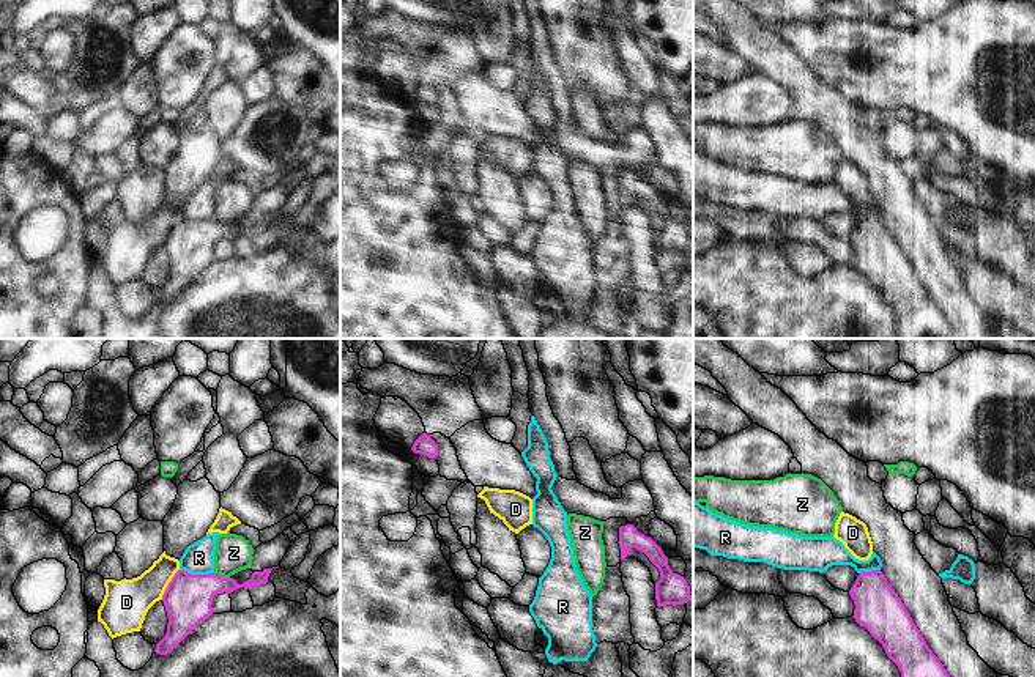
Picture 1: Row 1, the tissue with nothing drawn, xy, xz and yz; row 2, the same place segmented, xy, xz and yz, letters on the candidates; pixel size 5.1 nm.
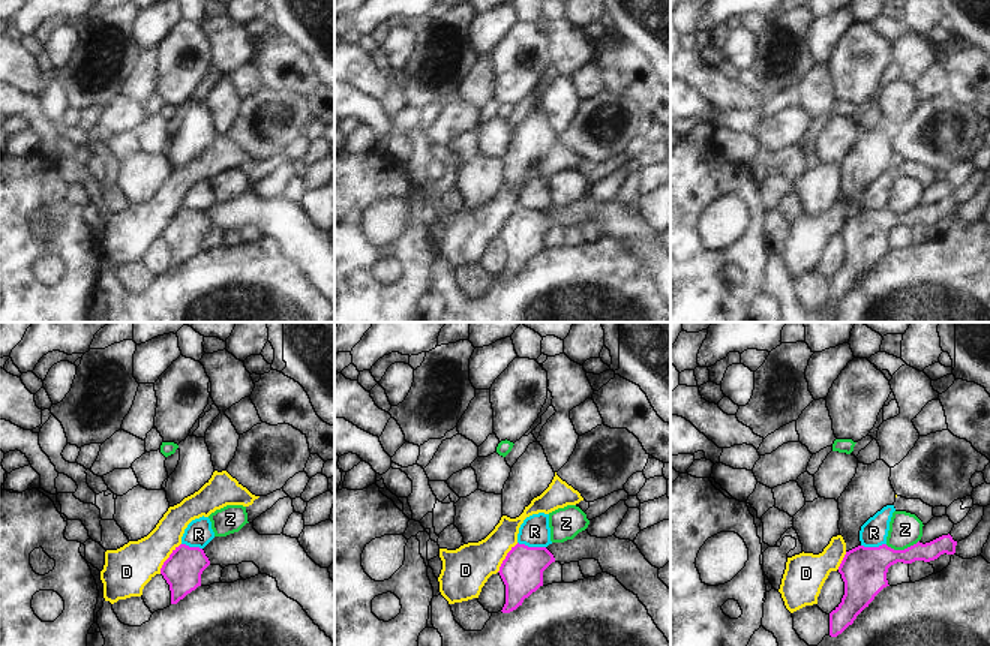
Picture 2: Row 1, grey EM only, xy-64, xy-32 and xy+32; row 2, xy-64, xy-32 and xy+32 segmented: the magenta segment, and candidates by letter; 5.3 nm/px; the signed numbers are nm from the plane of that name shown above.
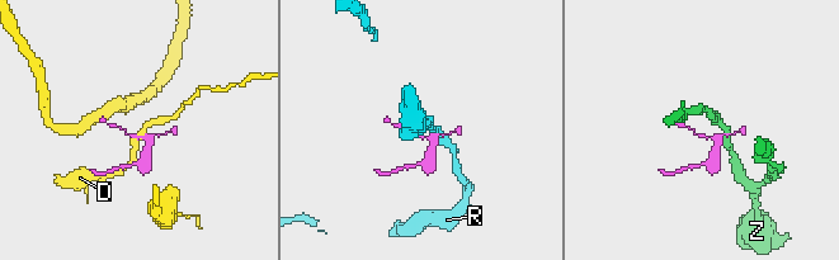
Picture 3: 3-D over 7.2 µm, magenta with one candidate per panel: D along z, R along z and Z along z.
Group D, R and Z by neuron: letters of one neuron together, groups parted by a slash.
D / R / Z

